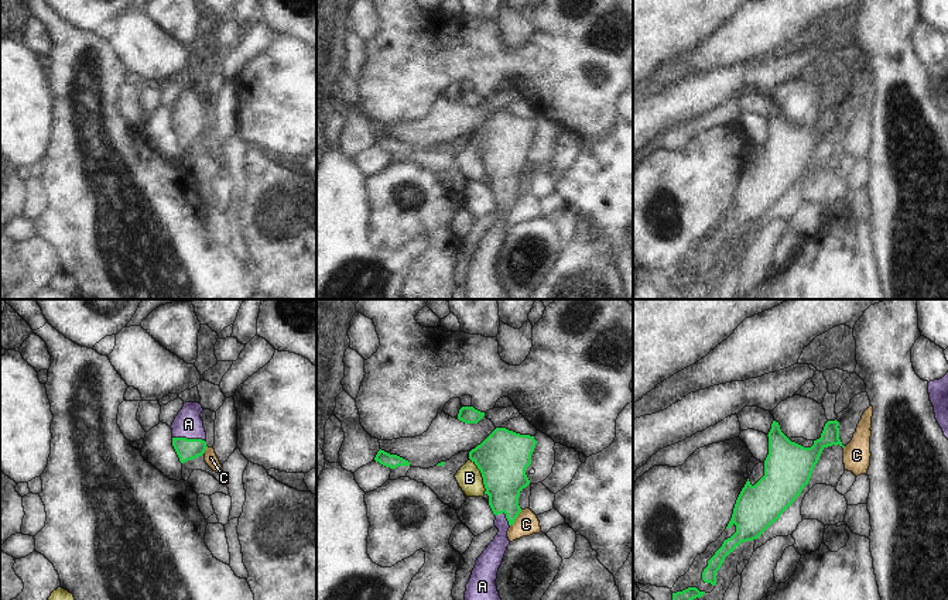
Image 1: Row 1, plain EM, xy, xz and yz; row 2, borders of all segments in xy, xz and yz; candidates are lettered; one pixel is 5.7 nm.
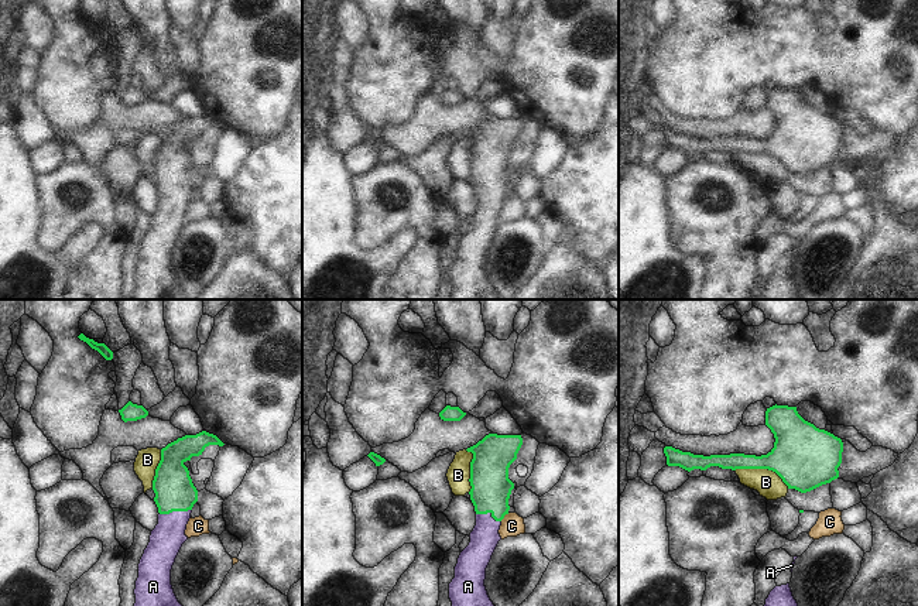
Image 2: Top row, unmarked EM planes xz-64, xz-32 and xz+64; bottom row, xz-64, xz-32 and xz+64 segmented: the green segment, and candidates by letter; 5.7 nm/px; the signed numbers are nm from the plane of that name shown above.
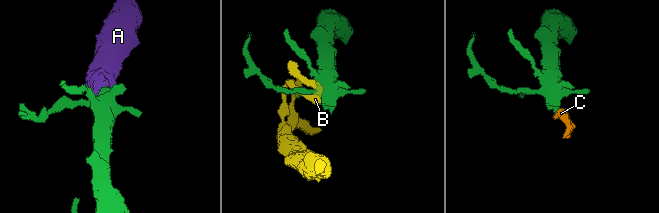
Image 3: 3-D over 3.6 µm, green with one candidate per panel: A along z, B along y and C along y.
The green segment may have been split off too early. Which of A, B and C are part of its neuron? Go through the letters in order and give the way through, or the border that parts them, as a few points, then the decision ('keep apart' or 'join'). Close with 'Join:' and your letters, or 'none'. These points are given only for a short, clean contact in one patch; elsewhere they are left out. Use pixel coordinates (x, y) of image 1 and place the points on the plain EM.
A: runs through xy (187, 133), (188, 123), (188, 108); join
B: border along xz (469, 141), (481, 157), (485, 177); keep apart
C: border along xz (522, 194), (510, 209); keep apart
Join: A

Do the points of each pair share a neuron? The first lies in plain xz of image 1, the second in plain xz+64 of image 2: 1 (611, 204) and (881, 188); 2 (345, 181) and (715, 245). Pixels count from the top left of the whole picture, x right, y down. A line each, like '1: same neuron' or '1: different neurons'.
1: same neuron
2: different neurons

